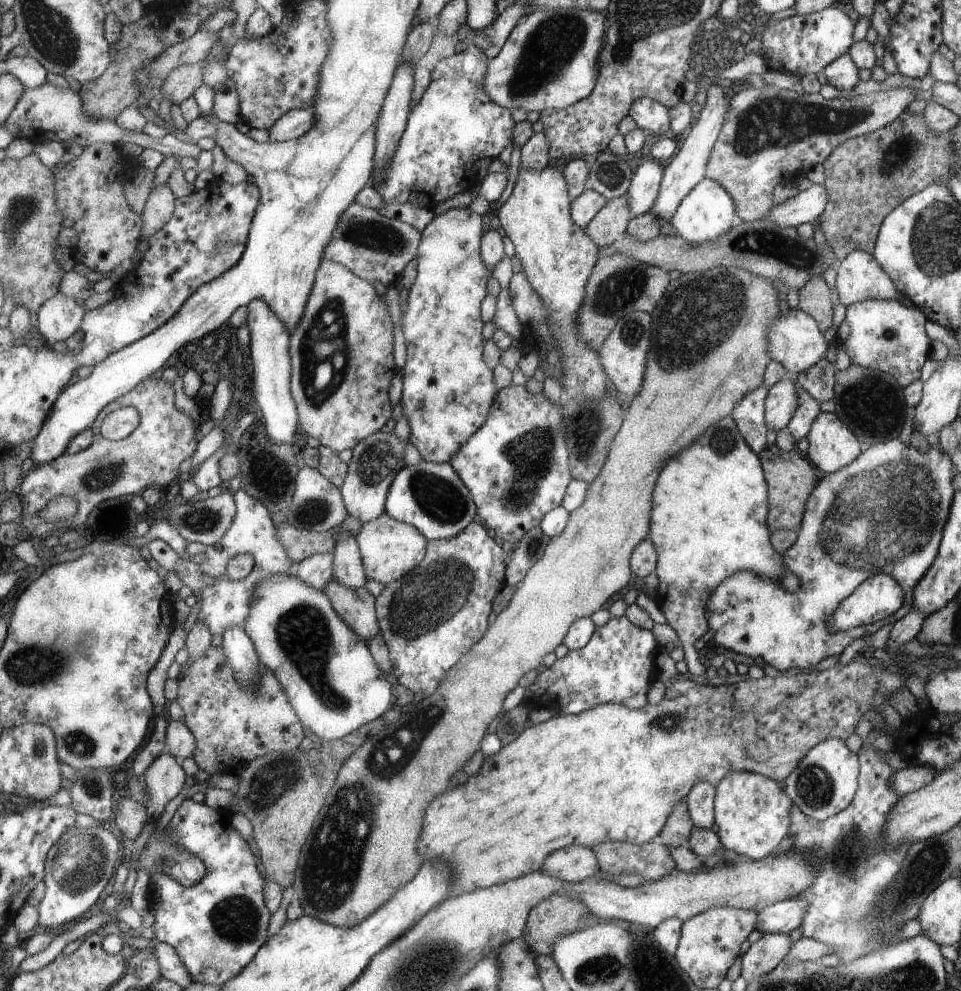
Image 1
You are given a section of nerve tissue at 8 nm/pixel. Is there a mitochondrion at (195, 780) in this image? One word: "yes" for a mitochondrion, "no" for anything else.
no

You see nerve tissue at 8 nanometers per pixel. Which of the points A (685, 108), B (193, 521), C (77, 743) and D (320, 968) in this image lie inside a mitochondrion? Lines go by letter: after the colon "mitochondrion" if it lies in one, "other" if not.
A: other
B: mitochondrion
C: mitochondrion
D: other

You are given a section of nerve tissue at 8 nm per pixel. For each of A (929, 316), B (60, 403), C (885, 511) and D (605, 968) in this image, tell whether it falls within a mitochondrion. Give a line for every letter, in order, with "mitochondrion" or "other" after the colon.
A: other
B: other
C: mitochondrion
D: mitochondrion

